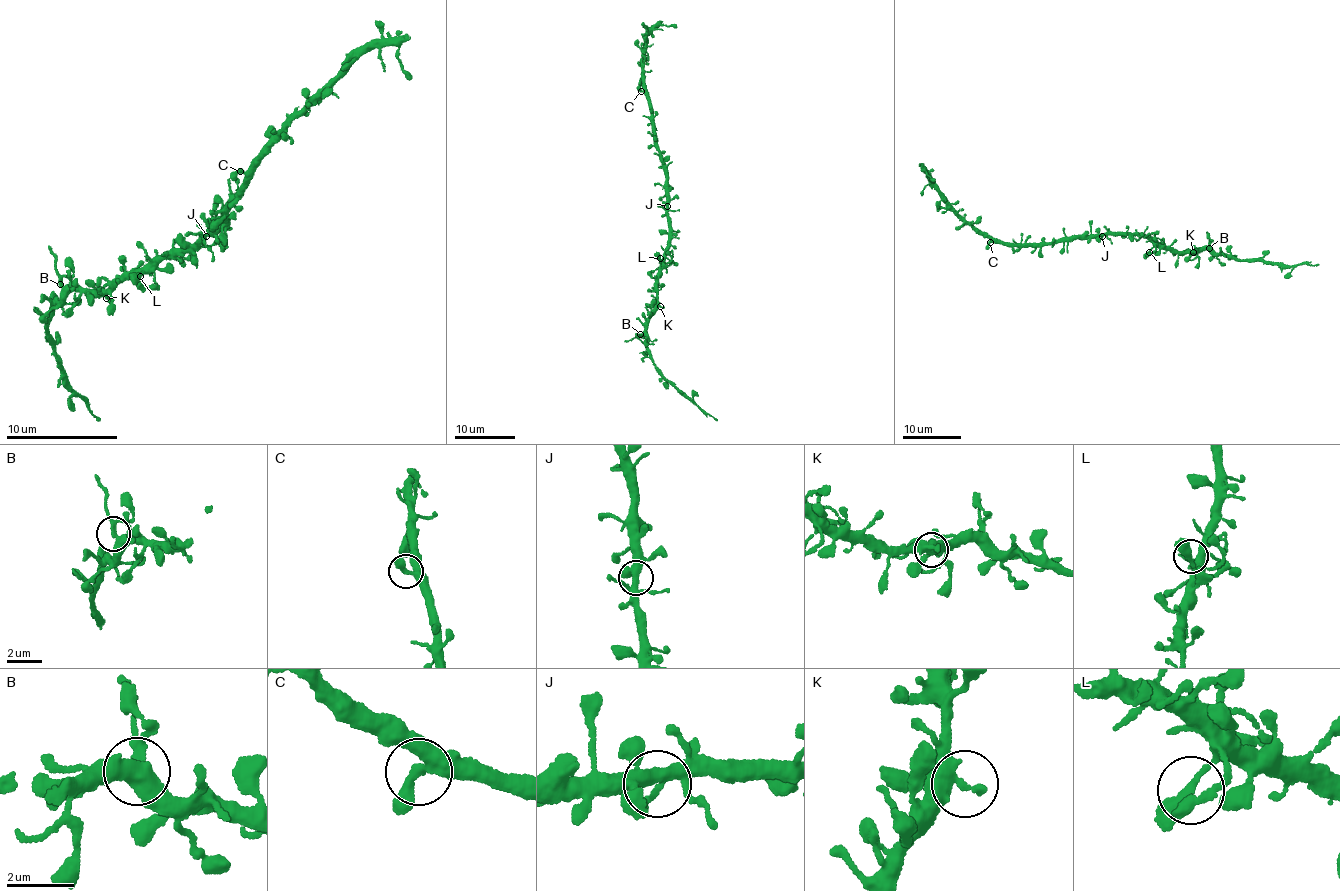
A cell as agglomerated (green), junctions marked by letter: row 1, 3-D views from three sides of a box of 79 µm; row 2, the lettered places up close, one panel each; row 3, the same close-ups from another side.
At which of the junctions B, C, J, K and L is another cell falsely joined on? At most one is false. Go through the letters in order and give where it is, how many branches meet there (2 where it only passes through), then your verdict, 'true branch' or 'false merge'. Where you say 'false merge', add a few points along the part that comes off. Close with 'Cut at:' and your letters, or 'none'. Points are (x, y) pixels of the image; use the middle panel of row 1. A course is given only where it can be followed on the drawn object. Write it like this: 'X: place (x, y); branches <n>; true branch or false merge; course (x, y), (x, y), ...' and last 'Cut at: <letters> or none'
B: place (640, 334); branches 4; false merge; course (641, 334), (624, 341)
C: place (641, 91); branches 3; true branch
J: place (667, 206); branches 5; true branch
K: place (660, 306); branches 3; true branch
L: place (660, 258); branches 2; true branch
Cut at: B

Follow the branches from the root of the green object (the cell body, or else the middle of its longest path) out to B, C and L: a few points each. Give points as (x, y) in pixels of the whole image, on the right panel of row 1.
B: (1101, 232), (1145, 237), (1189, 254), (1210, 248)
C: (1101, 232), (1066, 236), (1031, 245), (990, 242)
L: (1101, 232), (1151, 239), (1153, 246), (1149, 252)

